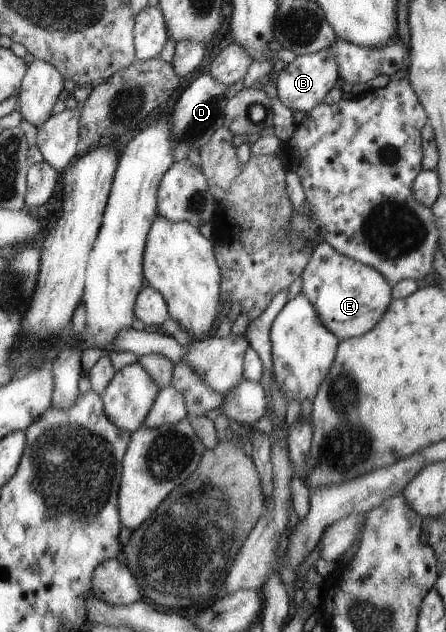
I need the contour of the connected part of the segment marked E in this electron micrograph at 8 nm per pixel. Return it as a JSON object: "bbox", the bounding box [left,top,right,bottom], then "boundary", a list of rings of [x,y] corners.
{"bbox":[302,239,393,342],"boundary":[[[322,239],[315,246],[302,277],[302,292],[314,303],[322,322],[340,342],[375,329],[393,304],[393,286],[385,275],[374,267],[338,254]]]}

